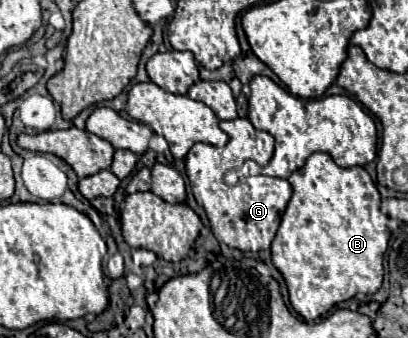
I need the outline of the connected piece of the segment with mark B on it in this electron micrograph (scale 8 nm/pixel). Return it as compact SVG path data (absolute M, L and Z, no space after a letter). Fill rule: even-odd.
M313 153L307 163L293 171L287 181L293 187L293 197L271 243L271 255L273 265L281 271L287 283L291 307L305 321L313 321L325 315L337 303L347 301L357 293L375 293L383 281L383 255L389 245L389 217L381 213L381 195L369 173L363 167L343 169L327 153Z

